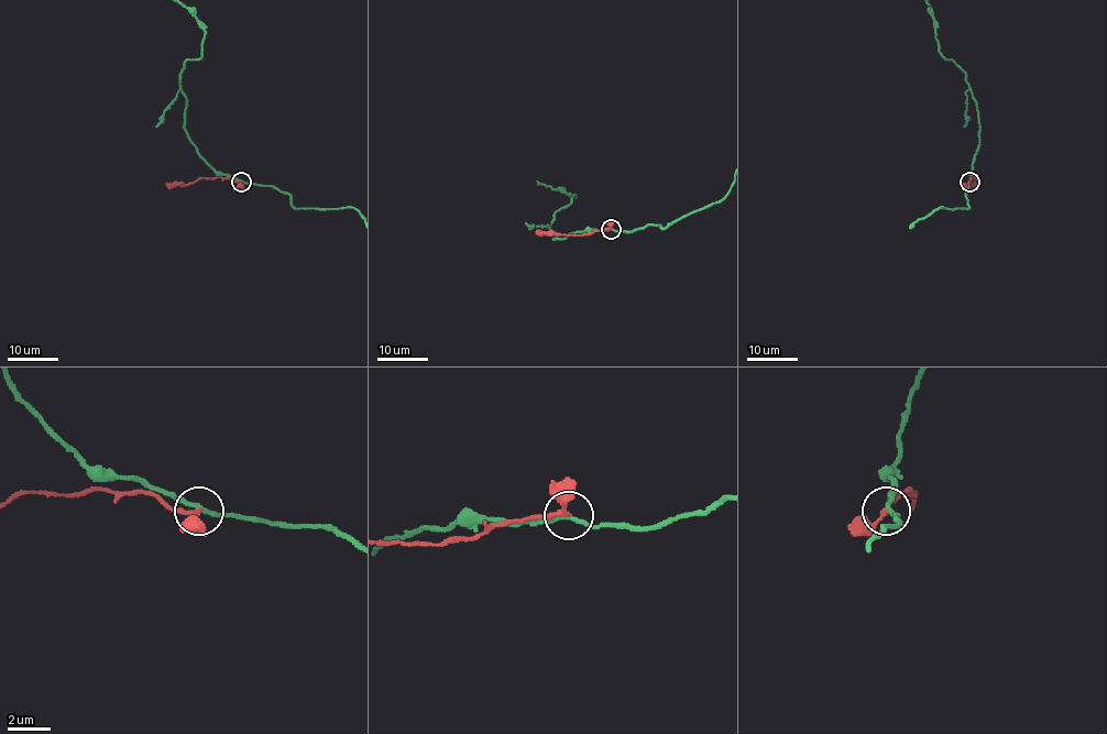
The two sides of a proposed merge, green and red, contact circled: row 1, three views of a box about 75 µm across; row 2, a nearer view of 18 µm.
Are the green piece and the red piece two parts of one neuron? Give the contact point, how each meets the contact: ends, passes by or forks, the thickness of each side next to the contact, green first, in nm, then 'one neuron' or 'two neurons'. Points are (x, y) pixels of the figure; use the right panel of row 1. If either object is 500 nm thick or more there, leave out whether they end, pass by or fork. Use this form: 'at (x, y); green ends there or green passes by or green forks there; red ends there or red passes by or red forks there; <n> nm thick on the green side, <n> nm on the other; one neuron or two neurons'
at (970, 182); green passes by; red passes by; 190 nm thick on the green side, 190 nm on the other; two neurons

